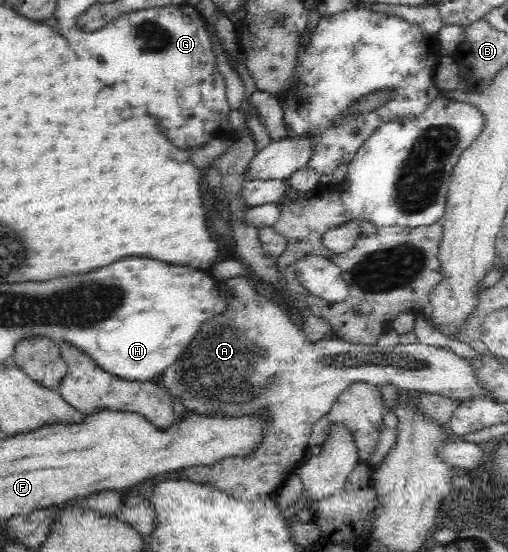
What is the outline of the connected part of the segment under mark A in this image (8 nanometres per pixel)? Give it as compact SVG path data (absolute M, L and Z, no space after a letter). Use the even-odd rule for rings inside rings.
M239 275L229 279L229 289L235 291L229 303L229 311L215 316L203 325L199 335L183 353L181 361L175 361L167 371L163 372L165 389L171 395L183 399L189 411L199 415L268 415L268 428L261 447L253 455L225 458L211 465L208 469L185 469L175 473L161 475L153 480L145 481L139 490L150 499L150 487L157 480L168 478L190 479L195 483L210 483L216 489L224 491L235 499L257 501L275 494L288 476L295 472L303 462L304 454L309 449L313 423L316 423L331 409L335 399L342 391L349 389L353 383L367 383L373 386L390 387L395 393L404 391L439 394L453 399L491 398L492 391L481 383L477 371L463 357L445 348L432 347L413 343L413 345L394 344L389 348L379 348L375 345L353 344L340 340L336 336L309 343L305 333L297 325L289 321L289 317L265 297L257 297L255 289L249 285L246 276Z

